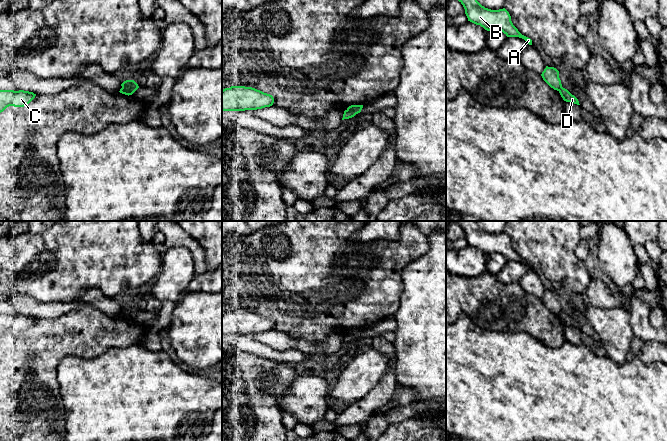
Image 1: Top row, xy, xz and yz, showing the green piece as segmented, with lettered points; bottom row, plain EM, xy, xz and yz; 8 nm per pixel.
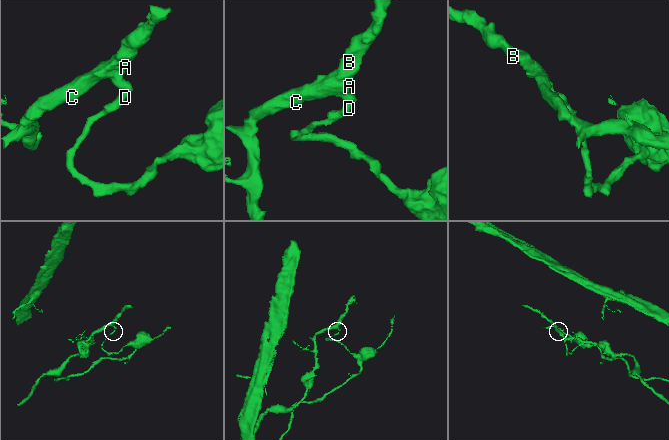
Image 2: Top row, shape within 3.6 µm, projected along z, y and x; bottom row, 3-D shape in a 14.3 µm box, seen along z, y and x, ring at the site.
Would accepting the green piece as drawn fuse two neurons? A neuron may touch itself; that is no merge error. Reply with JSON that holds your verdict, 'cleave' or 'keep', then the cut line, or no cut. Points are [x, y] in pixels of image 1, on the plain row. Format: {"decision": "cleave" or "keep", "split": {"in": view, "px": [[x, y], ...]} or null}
{"decision": "cleave", "split": {"in": "xy", "px": [[122, 310], [133, 316]]}}

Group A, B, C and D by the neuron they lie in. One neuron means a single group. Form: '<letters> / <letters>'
A B C / D

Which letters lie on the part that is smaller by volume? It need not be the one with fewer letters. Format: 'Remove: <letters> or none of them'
Remove: A, B, C

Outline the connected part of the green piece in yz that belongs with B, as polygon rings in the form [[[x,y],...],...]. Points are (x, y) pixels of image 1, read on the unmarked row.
[[[448,221],[457,223],[464,231],[468,245],[480,249],[485,254],[501,254],[507,261],[519,261],[524,263],[529,269],[532,264],[522,259],[513,249],[509,236],[503,232],[491,234],[482,230],[475,221]]]

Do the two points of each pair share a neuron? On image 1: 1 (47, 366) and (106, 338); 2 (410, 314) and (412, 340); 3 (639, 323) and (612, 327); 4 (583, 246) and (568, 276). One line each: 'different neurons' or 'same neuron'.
1: same neuron
2: same neuron
3: different neurons
4: different neurons

